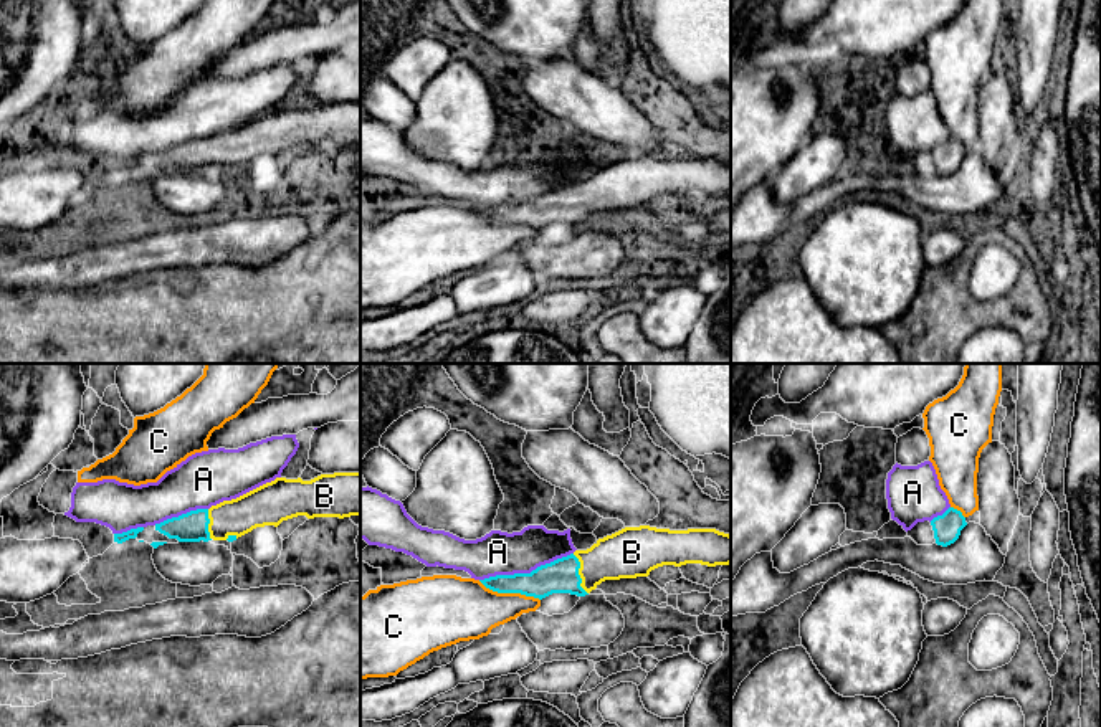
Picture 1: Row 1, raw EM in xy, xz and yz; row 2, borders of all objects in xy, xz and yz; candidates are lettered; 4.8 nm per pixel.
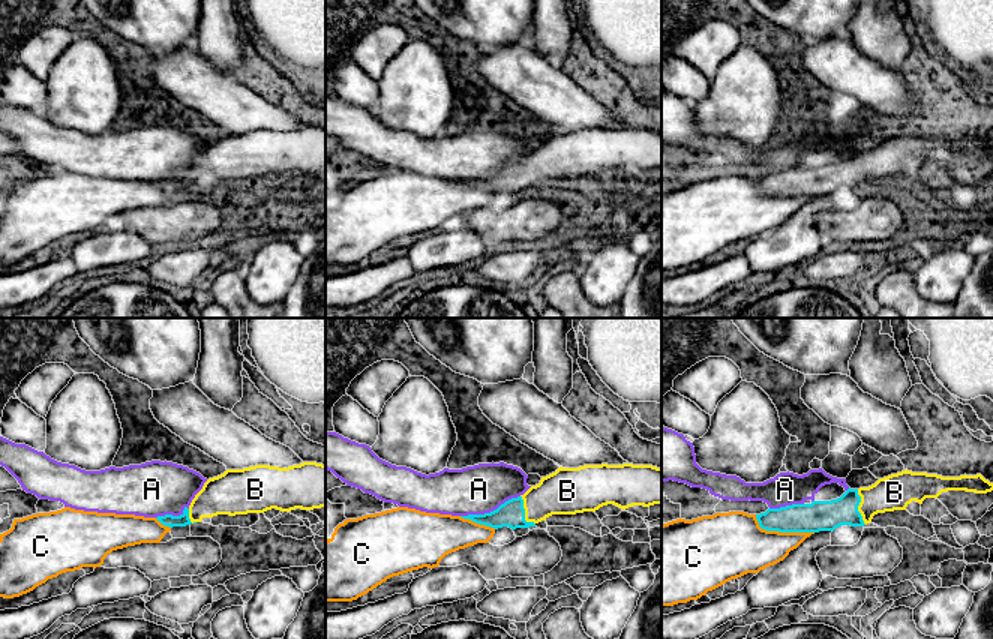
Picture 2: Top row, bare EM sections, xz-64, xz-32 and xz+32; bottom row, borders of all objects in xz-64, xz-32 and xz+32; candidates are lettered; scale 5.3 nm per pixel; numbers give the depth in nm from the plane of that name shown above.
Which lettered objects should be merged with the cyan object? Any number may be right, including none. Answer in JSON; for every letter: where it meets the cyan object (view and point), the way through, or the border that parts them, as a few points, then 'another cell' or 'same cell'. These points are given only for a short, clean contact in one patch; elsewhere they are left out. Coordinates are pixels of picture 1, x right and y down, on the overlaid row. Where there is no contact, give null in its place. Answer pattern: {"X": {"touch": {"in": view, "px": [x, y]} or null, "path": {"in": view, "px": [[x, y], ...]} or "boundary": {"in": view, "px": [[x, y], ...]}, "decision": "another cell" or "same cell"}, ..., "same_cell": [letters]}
{"A": {"touch": {"in": "xz", "px": [526, 574]}, "decision": "another cell"}, "B": {"touch": {"in": "xz", "px": [577, 574]}, "path": {"in": "xz", "px": [[561, 575], [577, 574], [624, 554]]}, "decision": "same cell"}, "C": {"touch": {"in": "xz", "px": [509, 592]}, "decision": "another cell"}, "same_cell": ["B"]}

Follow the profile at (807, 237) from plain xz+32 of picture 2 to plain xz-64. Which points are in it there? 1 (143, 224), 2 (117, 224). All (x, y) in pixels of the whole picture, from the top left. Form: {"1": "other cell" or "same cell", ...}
{"1": "other cell", "2": "other cell"}

